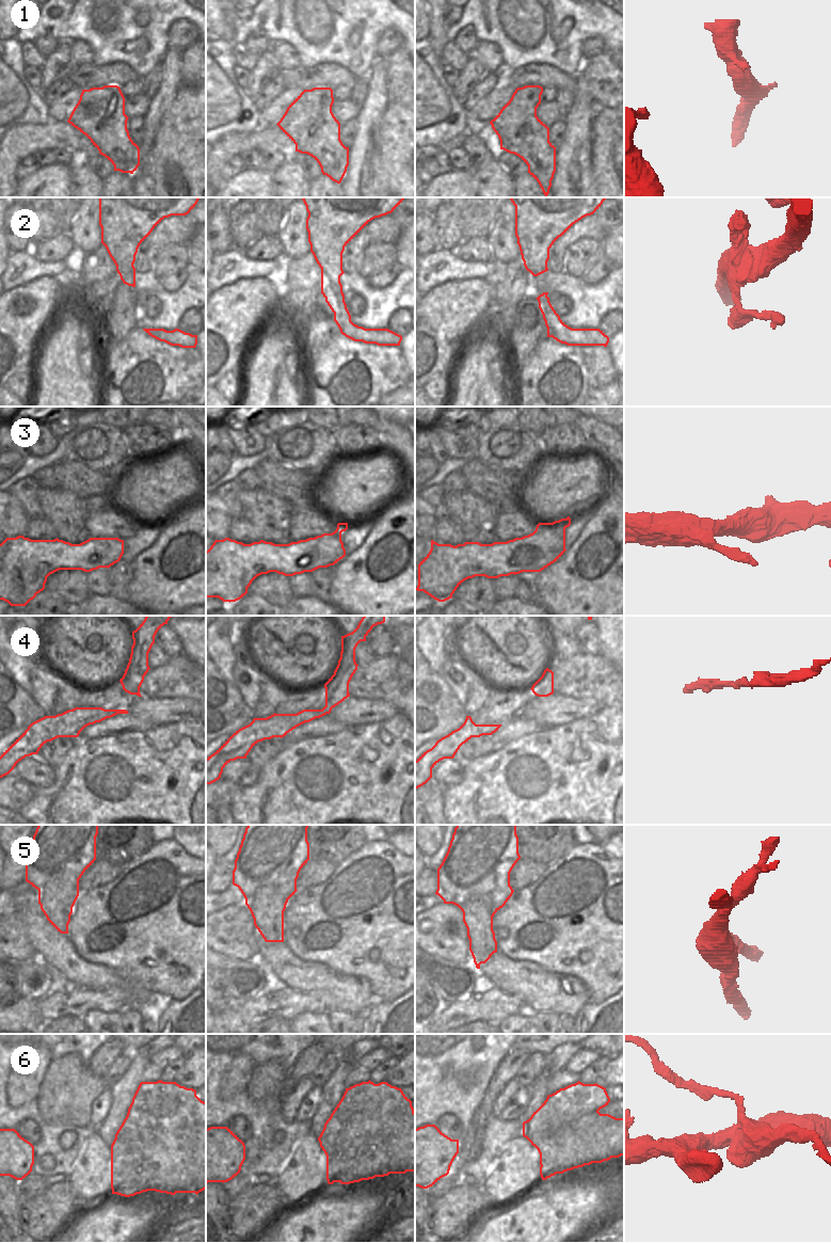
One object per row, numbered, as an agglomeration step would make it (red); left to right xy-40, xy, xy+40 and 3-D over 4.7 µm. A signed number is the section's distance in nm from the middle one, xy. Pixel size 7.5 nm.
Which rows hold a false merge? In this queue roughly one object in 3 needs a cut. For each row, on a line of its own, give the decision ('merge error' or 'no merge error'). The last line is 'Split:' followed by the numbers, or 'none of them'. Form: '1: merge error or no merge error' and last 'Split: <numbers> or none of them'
1: no merge error
2: no merge error
3: no merge error
4: no merge error
5: merge error
6: merge error
Split: 5, 6

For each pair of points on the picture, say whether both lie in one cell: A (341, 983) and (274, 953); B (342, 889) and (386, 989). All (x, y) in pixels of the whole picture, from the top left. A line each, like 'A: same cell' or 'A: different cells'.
A: same cell
B: same cell

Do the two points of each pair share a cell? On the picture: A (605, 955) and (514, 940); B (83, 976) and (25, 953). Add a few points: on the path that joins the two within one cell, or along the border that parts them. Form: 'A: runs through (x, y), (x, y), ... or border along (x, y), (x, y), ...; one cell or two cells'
A: runs through (581, 944), (548, 944), (540, 951), (536, 951); one cell
B: border along (27, 931), (27, 938), (37, 955); two cells

